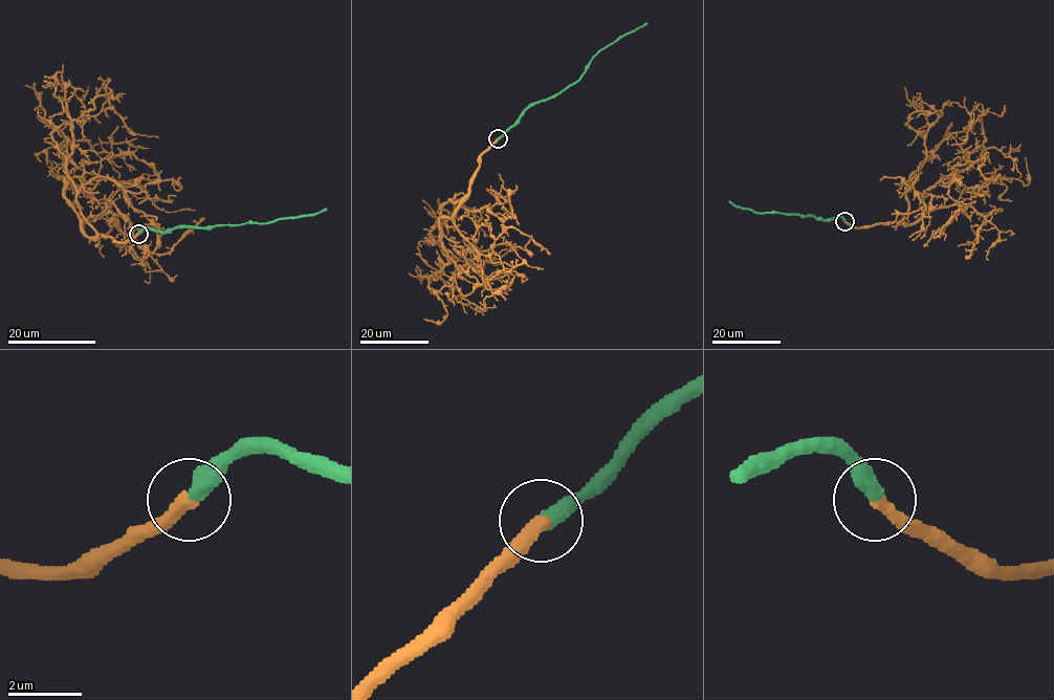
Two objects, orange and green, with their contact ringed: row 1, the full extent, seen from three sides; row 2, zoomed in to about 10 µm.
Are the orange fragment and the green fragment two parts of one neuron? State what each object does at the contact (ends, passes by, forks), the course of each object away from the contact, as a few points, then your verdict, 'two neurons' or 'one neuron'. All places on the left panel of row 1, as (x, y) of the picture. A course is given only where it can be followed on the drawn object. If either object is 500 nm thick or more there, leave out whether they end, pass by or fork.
orange ends | green ends | orange via (138, 234), (123, 242), (89, 237), (64, 181), (87, 191), (62, 176), (69, 189), (44, 153) | green via (138, 234), (145, 227), (165, 233), (179, 227), (267, 223), (314, 215), (326, 209) | one neuron

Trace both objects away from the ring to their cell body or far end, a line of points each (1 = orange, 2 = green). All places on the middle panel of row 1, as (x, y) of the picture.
1: (498, 138), (469, 195), (439, 219), (458, 267), (438, 291), (443, 321), (423, 319)
2: (498, 138), (531, 105), (555, 96), (573, 85), (600, 50), (646, 22)

